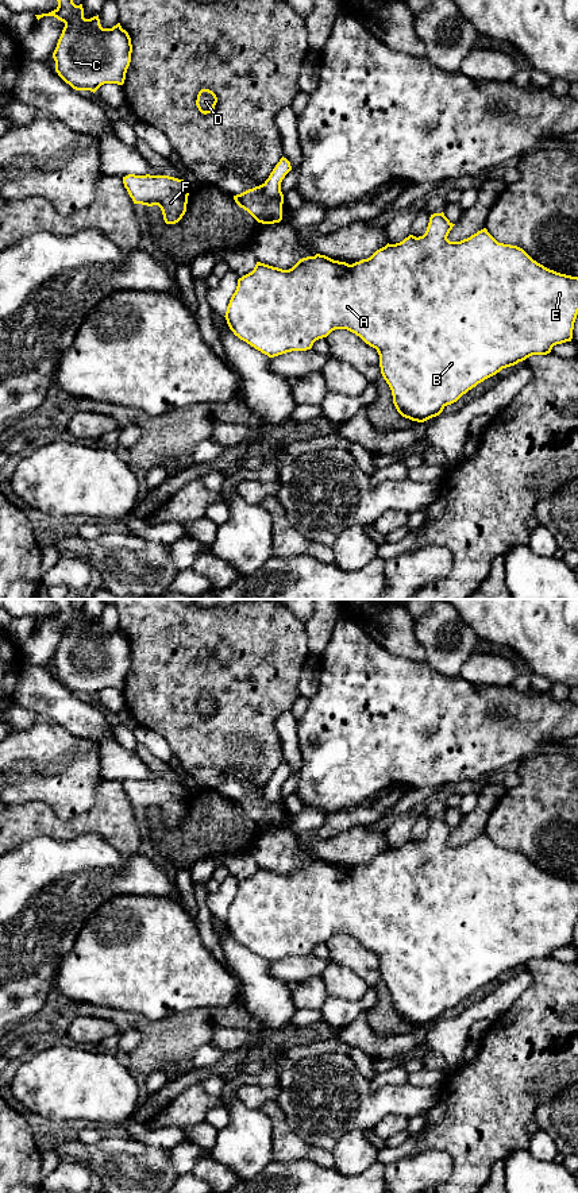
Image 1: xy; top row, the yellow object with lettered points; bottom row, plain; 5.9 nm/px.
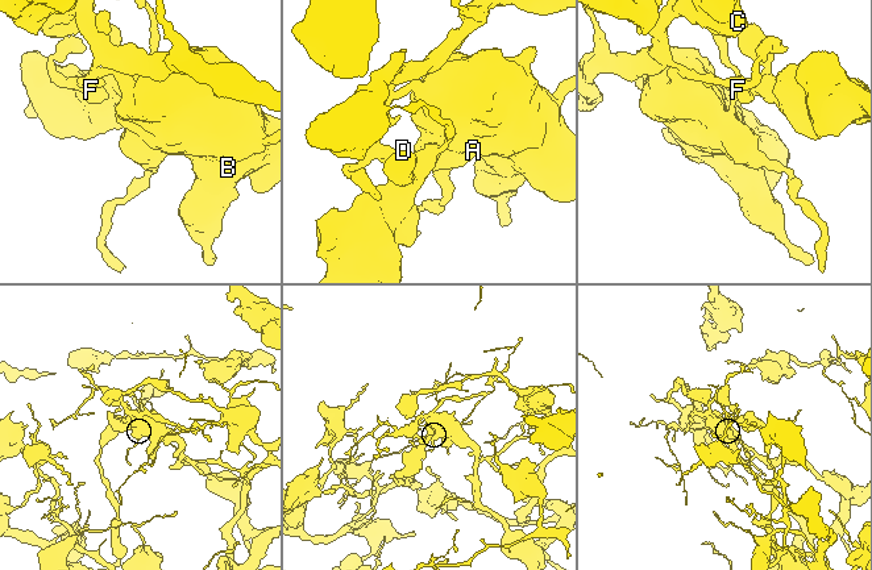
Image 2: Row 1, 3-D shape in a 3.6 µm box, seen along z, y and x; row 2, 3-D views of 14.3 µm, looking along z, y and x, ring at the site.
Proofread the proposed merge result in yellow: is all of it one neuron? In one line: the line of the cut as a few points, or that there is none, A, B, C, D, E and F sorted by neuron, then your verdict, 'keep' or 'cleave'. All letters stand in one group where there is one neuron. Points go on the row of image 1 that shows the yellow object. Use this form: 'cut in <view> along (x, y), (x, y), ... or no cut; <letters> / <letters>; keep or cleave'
cut in xy along (262, 184), (262, 193), (268, 199), (282, 197); A B C E F / D; cleave

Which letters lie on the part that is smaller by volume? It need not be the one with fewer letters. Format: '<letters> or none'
D

